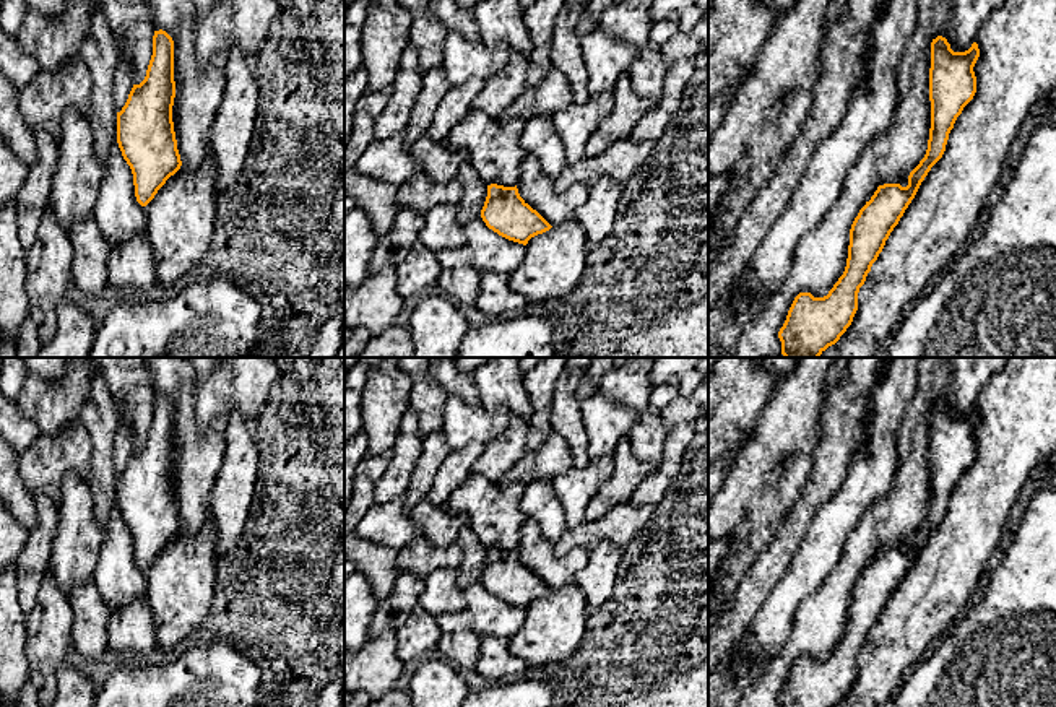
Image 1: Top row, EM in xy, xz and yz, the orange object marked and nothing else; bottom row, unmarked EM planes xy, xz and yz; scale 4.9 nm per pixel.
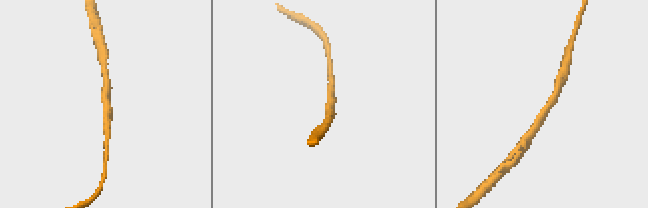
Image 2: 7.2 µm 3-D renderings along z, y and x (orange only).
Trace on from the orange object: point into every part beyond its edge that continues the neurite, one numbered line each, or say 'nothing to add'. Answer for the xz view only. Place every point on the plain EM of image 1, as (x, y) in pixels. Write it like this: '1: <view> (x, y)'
nothing to add

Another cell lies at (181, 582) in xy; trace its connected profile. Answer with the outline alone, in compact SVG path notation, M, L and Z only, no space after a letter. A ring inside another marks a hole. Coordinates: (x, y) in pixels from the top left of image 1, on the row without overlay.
M208 525L198 533L182 528L145 570L158 648L171 652L205 624L216 569L216 533Z

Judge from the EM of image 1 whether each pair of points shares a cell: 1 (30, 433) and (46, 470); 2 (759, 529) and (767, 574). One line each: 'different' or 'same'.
1: different
2: different

